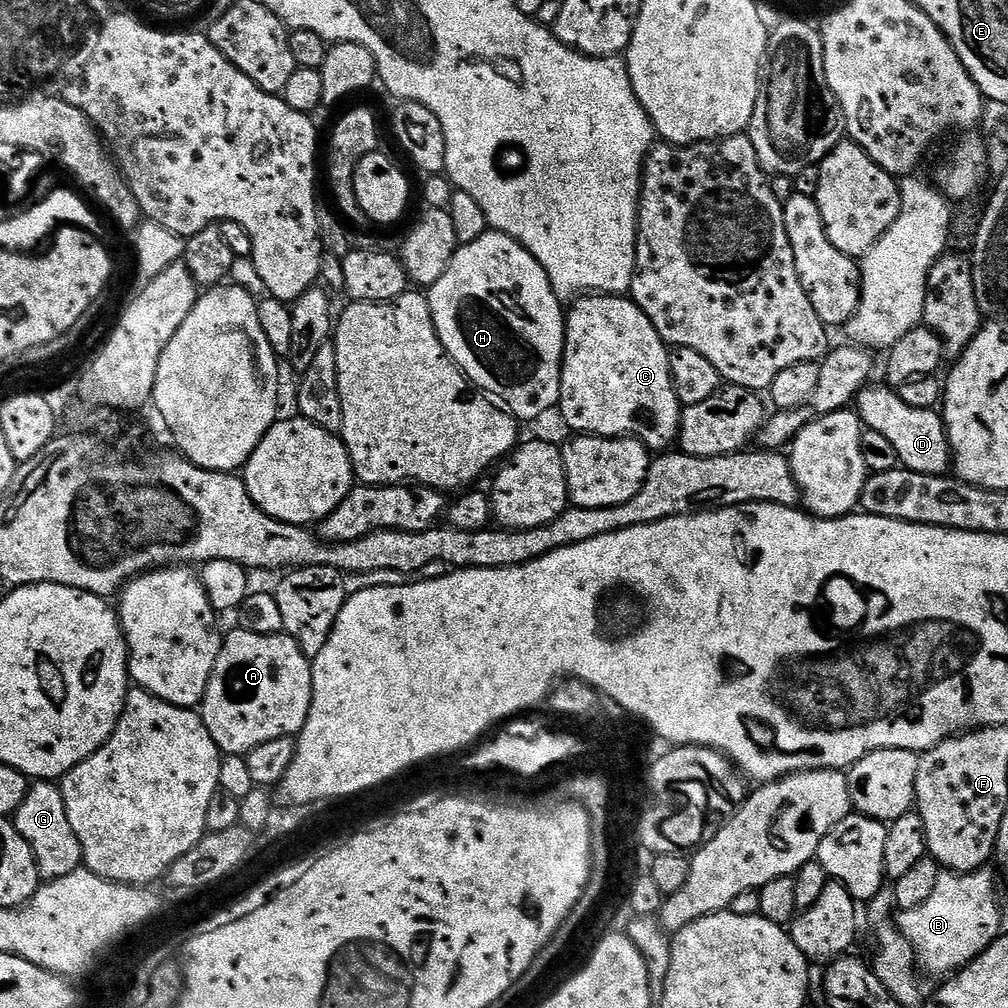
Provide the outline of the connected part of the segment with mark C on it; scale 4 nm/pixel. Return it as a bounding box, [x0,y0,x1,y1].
[558,294,682,450]

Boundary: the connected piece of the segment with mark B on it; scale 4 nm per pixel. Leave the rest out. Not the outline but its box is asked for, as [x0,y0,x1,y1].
[896,867,1002,978]

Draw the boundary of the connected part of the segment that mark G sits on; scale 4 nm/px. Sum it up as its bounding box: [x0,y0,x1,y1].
[14,783,83,881]

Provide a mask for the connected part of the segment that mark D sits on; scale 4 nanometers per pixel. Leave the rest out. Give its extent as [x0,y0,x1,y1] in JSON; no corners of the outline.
[854,386,952,475]

